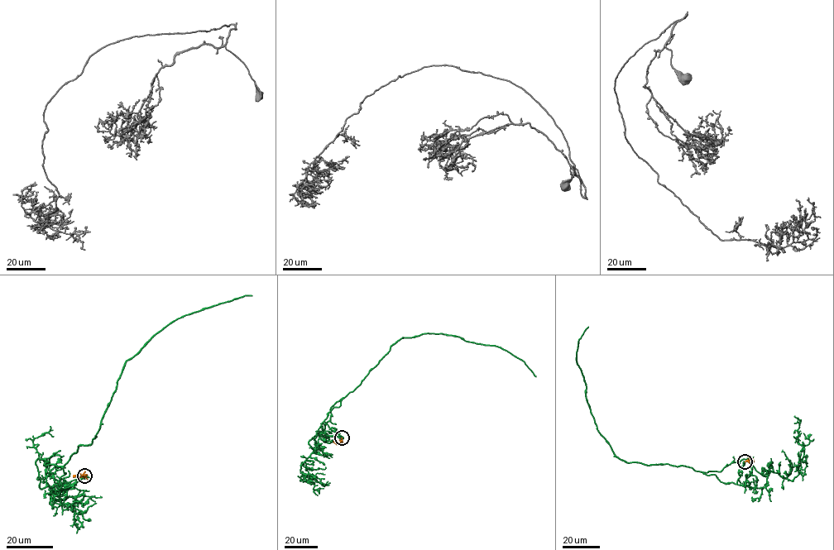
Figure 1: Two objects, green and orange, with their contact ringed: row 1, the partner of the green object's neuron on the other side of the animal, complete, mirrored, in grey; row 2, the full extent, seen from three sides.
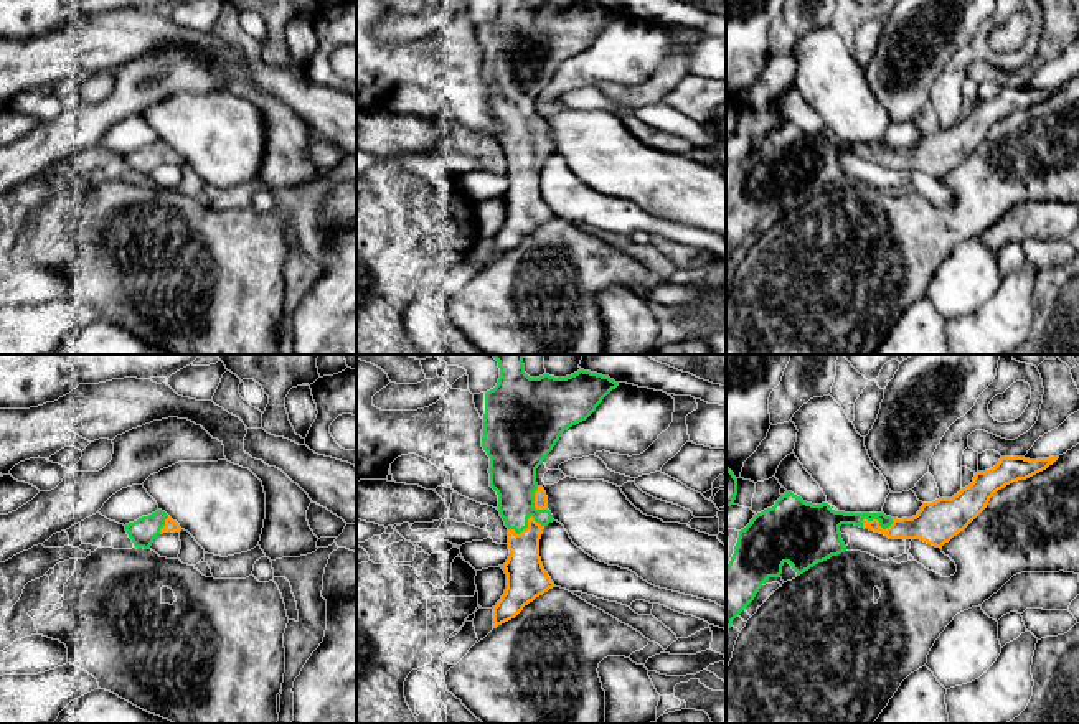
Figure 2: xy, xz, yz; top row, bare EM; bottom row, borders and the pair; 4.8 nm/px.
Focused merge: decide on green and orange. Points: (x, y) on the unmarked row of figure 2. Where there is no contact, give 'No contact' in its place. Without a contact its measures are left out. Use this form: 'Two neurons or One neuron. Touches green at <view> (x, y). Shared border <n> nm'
One neuron. Touches green at yz (876, 149). Shared border 170 nm

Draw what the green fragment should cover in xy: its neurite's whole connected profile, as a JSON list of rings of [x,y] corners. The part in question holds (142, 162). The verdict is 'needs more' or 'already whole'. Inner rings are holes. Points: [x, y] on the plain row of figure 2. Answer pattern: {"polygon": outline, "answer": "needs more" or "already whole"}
{"polygon": [[[157,140],[148,147],[142,147],[134,153],[125,155],[125,162],[135,178],[150,180],[158,165],[180,163],[181,158],[165,142]]], "answer": "needs more"}

